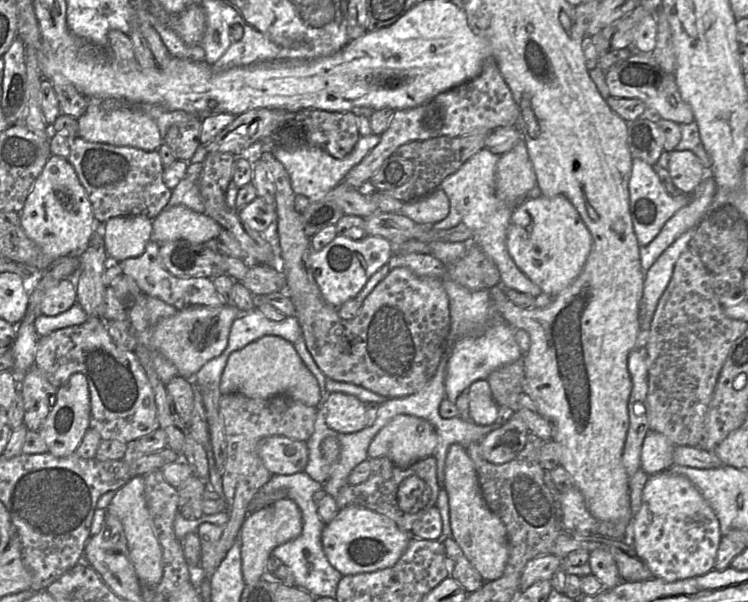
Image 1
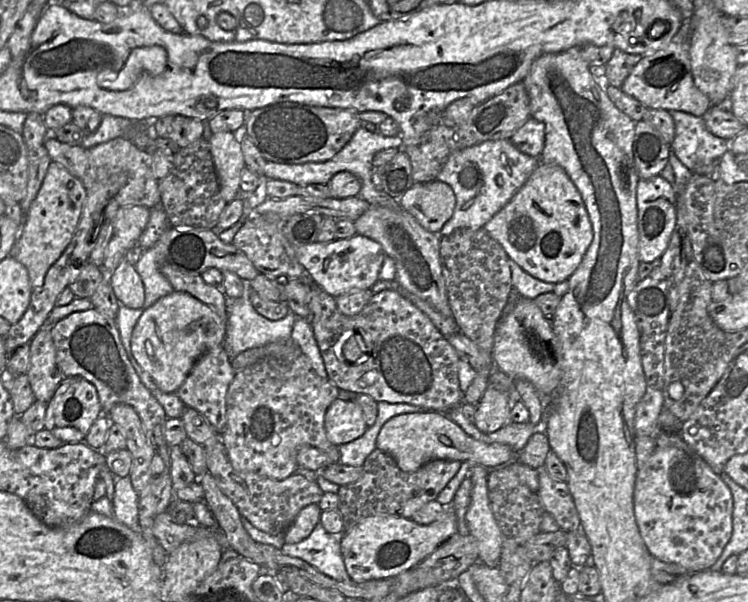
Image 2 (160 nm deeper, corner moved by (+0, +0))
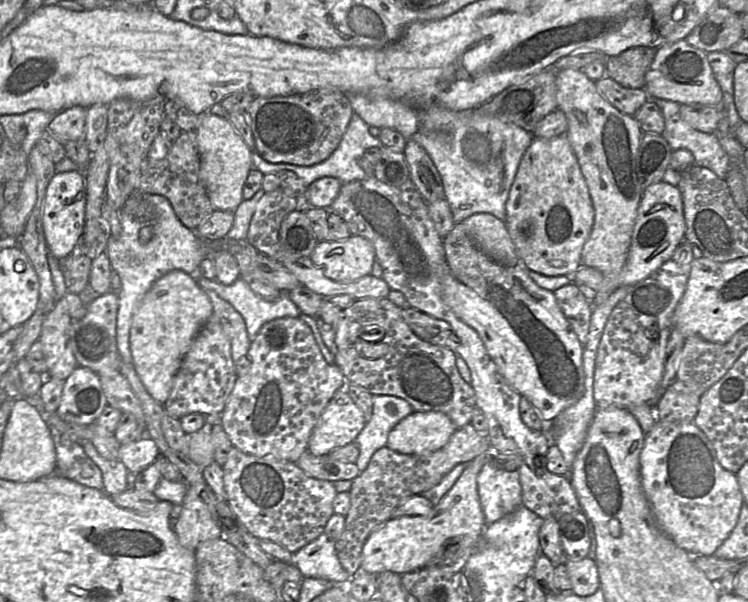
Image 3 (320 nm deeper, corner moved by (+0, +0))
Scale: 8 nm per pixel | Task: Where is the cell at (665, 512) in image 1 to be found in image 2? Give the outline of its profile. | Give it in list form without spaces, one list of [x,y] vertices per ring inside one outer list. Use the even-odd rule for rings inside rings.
[[[681,436],[677,442],[656,446],[649,460],[637,471],[634,514],[641,537],[652,557],[679,564],[692,573],[708,570],[731,538],[732,513],[731,490]]]

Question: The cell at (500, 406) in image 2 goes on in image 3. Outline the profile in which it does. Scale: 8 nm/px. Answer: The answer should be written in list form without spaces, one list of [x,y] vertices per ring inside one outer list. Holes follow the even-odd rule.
[[[490,449],[470,461],[451,489],[427,515],[390,518],[372,531],[363,545],[359,568],[375,575],[385,571],[402,575],[424,568],[452,538],[481,538],[486,526],[477,491],[477,476],[493,453]]]

